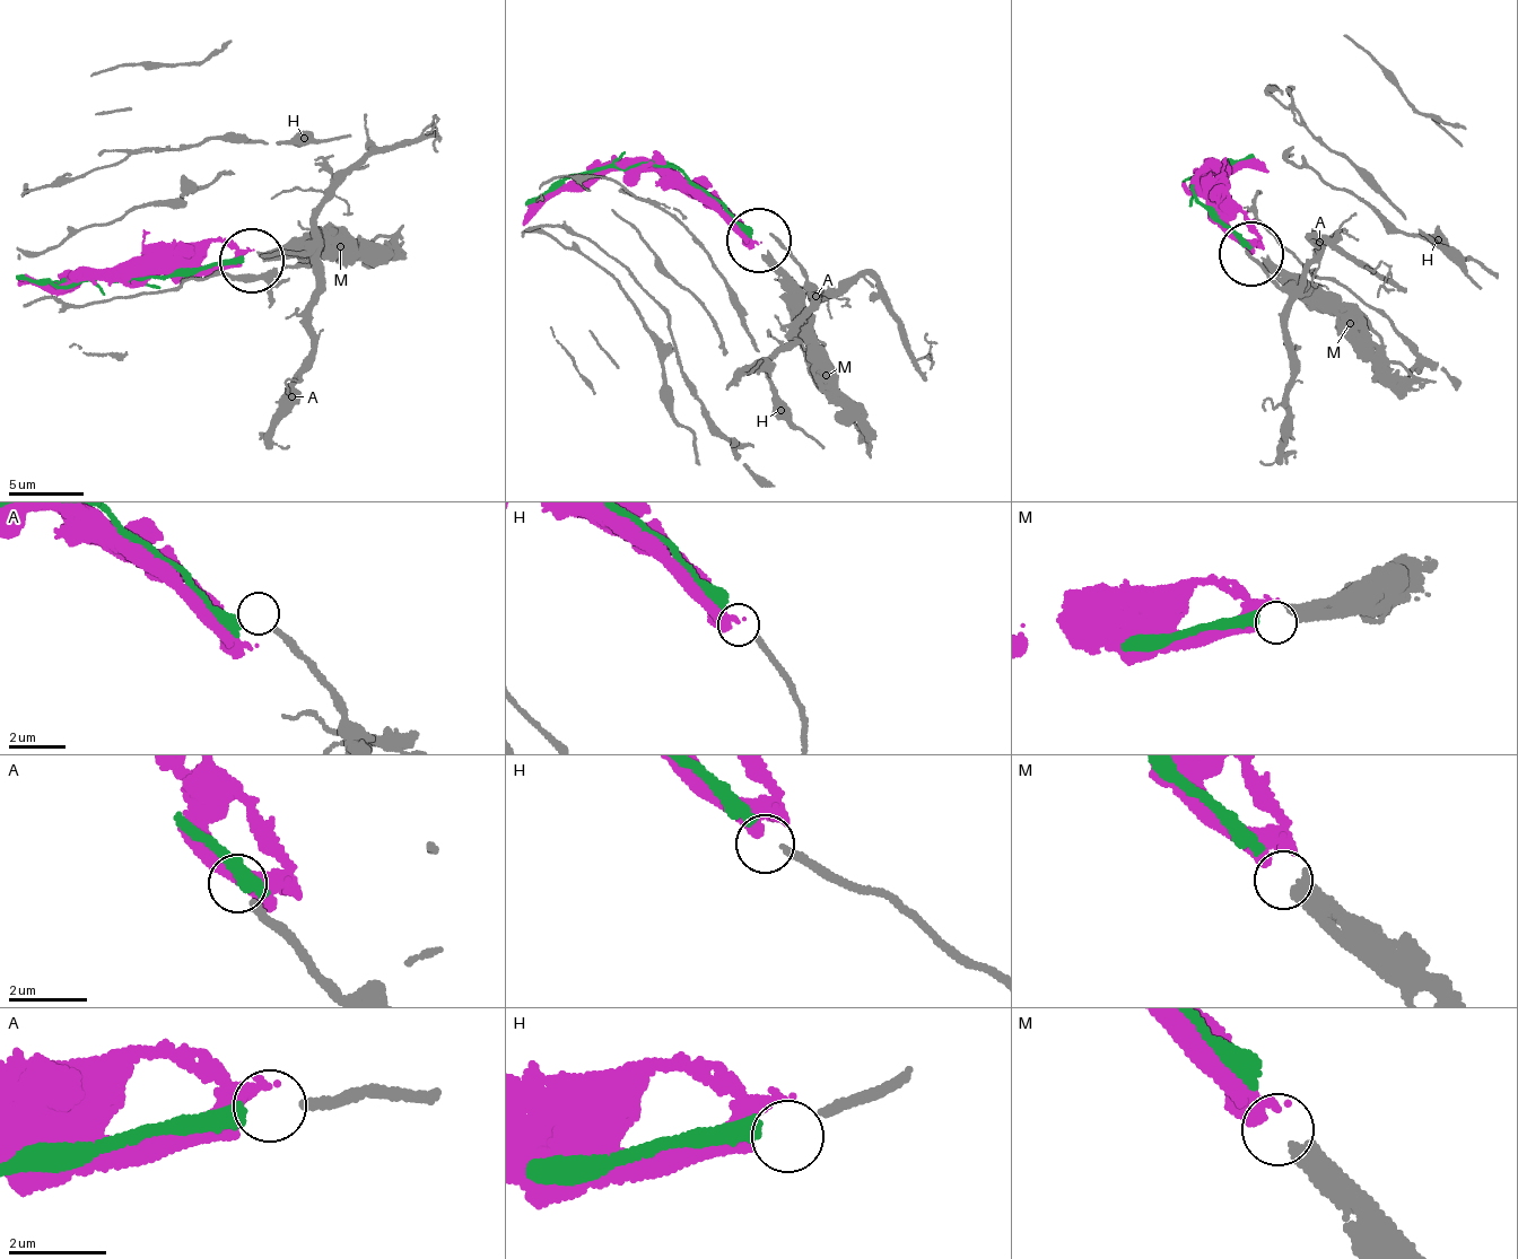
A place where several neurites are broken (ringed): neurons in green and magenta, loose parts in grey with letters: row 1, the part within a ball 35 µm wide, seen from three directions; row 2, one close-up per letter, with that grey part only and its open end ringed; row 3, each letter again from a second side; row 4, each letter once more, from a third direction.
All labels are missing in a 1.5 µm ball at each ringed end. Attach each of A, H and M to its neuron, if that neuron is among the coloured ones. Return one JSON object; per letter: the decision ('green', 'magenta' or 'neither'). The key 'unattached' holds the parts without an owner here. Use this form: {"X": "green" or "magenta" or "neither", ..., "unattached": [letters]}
{"A": "neither", "H": "green", "M": "magenta", "unattached": ["A"]}

